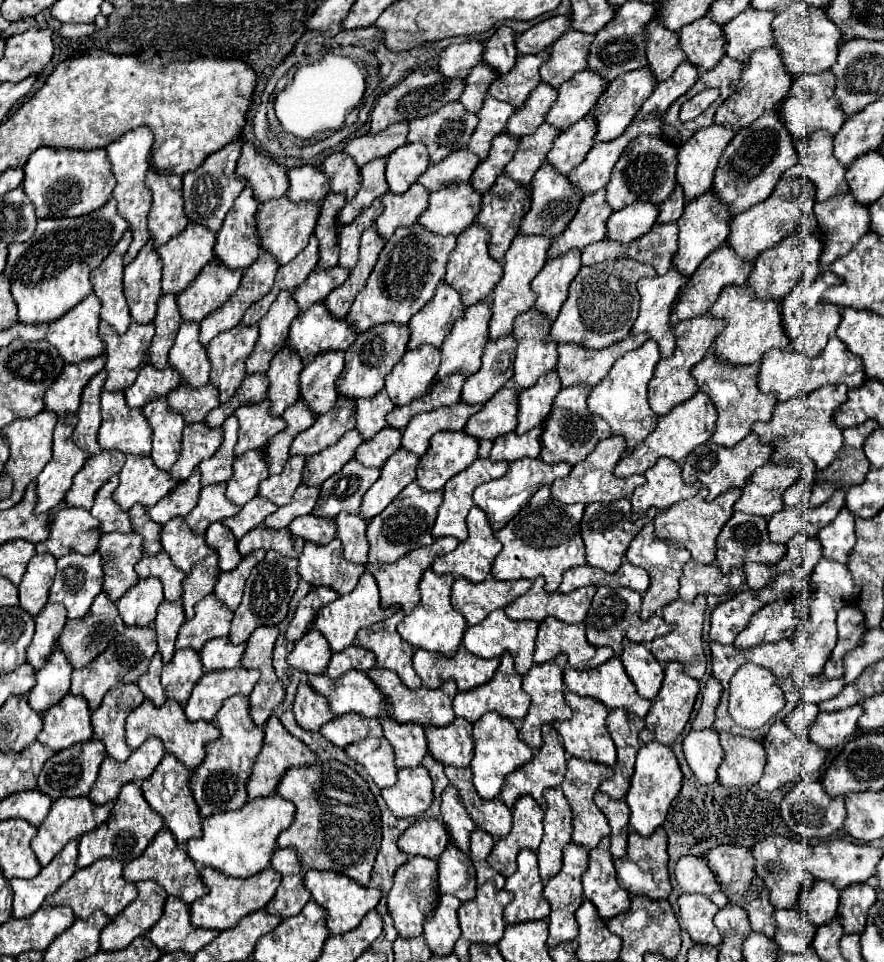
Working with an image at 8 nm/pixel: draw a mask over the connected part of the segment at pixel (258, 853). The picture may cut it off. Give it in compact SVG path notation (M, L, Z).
M279 794L249 800L235 812L207 816L203 820L203 836L187 842L187 854L197 866L211 866L235 878L249 878L271 864L271 856L277 848L277 836L291 826L293 818L295 804Z

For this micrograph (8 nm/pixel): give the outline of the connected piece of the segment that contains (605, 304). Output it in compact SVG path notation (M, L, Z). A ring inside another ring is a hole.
M631 258L583 266L569 288L569 298L551 326L551 340L557 344L585 344L587 348L605 348L617 340L625 340L639 314L639 292L635 284L639 278L655 274L651 264L635 262Z

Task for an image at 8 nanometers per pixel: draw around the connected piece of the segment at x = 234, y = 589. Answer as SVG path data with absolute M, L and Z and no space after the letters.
M255 550L249 556L245 556L241 560L241 564L235 570L229 572L221 572L213 594L223 600L223 604L229 606L229 610L235 610L241 604L243 598L243 588L245 588L245 580L249 578L249 572L253 566L257 566L265 556L265 550Z

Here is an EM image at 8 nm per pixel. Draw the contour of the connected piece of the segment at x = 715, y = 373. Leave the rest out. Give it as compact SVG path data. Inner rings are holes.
M715 346L709 348L705 358L693 368L693 378L697 380L699 390L709 394L717 408L717 424L711 440L721 446L735 446L739 440L743 440L755 422L769 422L773 418L773 408L777 406L775 392L763 394L757 388L759 380L759 364L747 364L747 366L731 366L723 364L715 356Z

